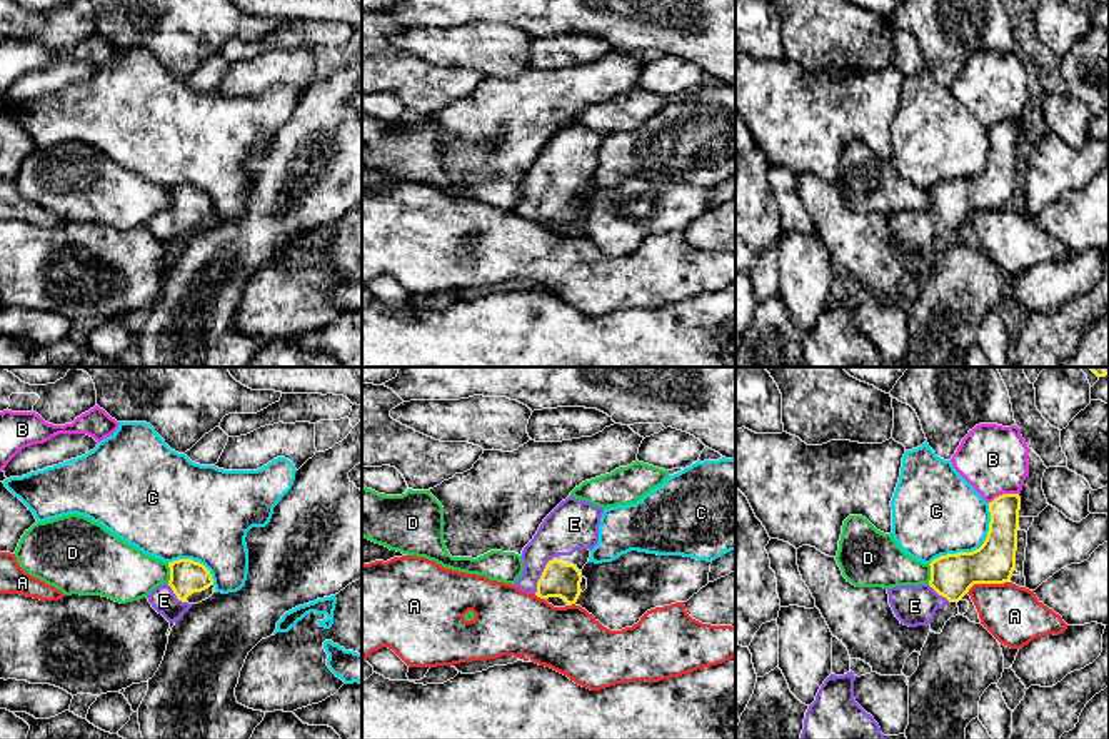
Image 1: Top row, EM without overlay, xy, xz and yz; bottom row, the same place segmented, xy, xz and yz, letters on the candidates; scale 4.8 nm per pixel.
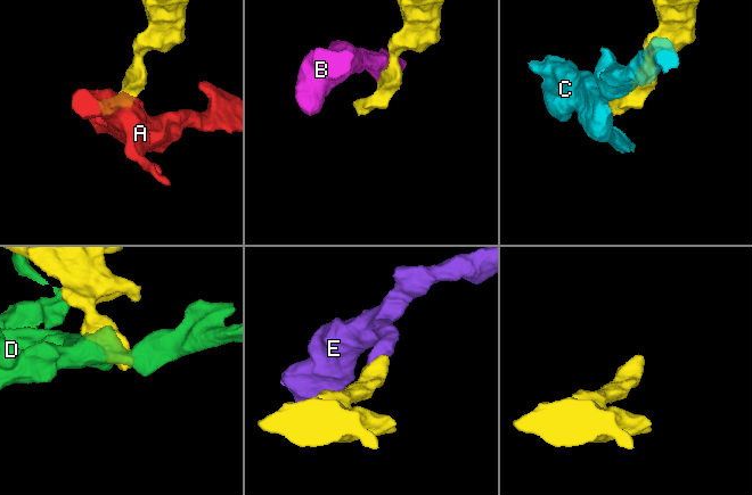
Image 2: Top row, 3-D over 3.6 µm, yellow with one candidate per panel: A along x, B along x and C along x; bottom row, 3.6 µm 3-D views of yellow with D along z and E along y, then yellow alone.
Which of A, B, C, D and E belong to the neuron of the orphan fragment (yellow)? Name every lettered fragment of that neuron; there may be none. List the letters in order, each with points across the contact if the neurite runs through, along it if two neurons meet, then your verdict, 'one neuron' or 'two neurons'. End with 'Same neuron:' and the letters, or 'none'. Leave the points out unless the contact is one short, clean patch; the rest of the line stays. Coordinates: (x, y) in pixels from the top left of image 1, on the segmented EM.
A: border yz (1008, 581), (976, 583), (966, 593); two neurons
B: two neurons
C: two neurons
D: two neurons
E: way xz (559, 579), (541, 576), (541, 554), (564, 531); one neuron
Same neuron: E

